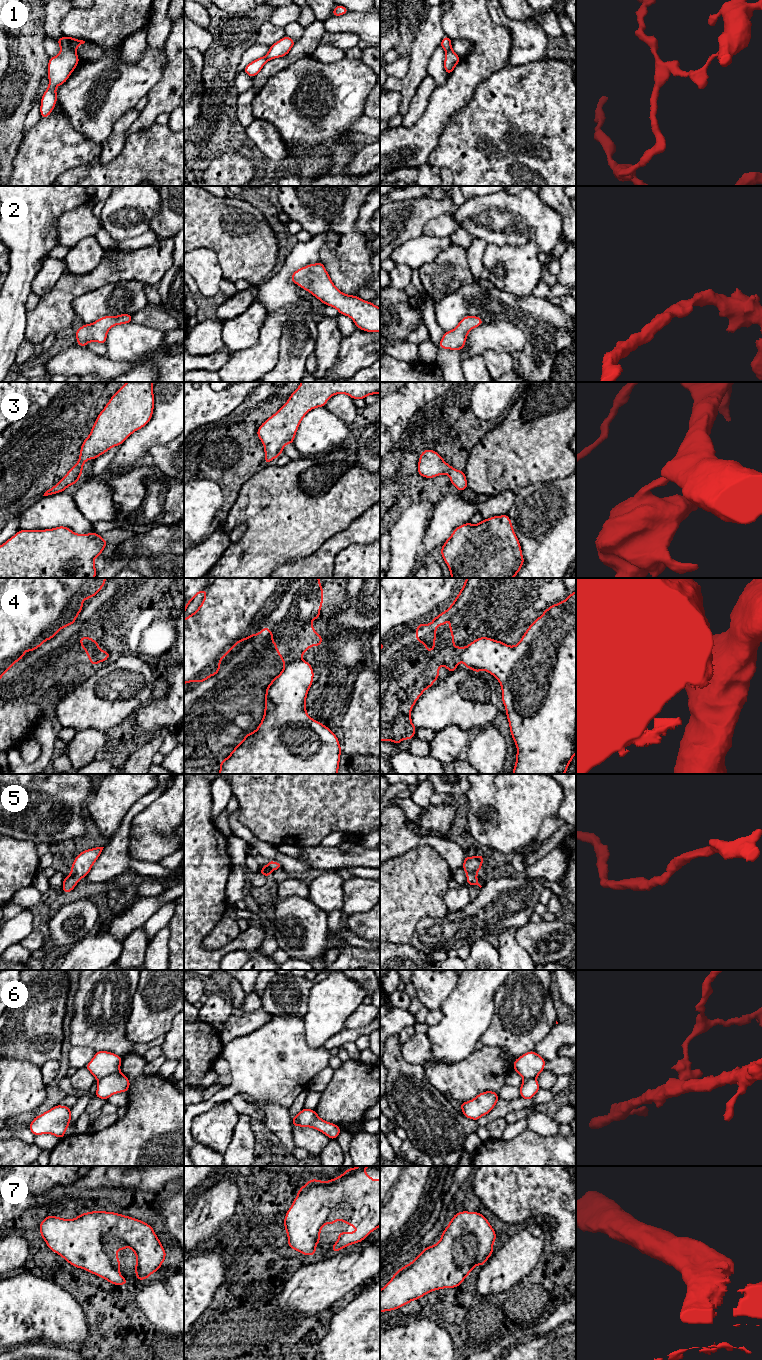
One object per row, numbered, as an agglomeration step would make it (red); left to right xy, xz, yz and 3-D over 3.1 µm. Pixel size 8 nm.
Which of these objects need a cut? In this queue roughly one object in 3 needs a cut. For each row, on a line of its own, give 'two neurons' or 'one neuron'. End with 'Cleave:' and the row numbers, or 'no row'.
1: two neurons
2: one neuron
3: one neuron
4: two neurons
5: one neuron
6: two neurons
7: one neuron
Cleave: 1, 4, 6

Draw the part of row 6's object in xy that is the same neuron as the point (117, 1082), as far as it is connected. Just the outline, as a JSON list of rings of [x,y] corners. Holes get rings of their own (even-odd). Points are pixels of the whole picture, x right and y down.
[[[120,1071],[110,1074],[98,1080],[95,1096],[108,1100],[113,1094],[127,1092],[130,1087],[130,1080]]]

